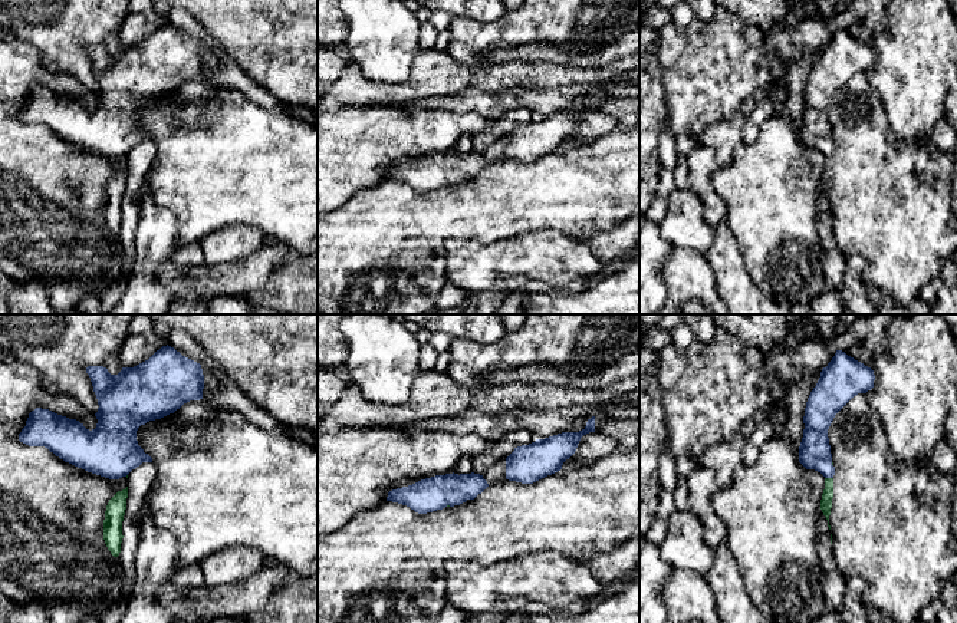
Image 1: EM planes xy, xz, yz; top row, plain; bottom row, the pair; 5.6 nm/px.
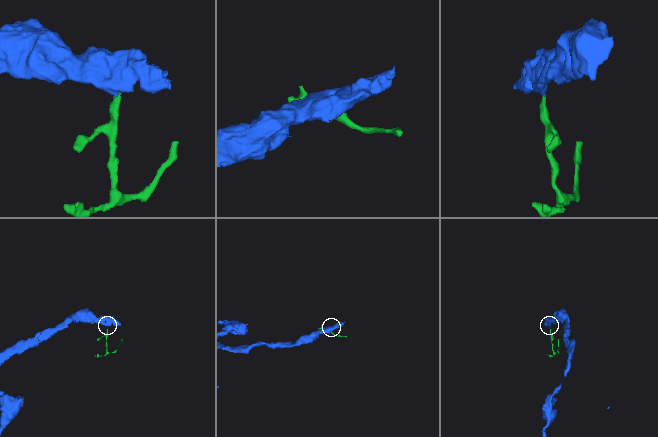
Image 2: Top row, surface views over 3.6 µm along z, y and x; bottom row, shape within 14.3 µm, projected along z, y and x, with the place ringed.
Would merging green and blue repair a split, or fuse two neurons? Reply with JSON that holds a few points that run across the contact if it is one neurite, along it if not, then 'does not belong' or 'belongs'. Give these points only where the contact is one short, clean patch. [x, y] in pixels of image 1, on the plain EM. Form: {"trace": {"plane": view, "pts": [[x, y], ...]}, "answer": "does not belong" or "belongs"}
{"trace": {"plane": "yz", "pts": [[828, 171], [829, 157], [828, 148], [815, 132]]}, "answer": "belongs"}

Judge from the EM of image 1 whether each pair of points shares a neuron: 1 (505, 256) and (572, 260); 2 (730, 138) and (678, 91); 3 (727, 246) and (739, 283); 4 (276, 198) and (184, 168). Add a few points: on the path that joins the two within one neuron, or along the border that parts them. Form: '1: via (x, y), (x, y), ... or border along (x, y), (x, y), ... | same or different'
1: via (522, 256), (555, 257) | same
2: border along (739, 109), (729, 118), (710, 124), (697, 138) | different
3: via (727, 254), (730, 274) | same
4: via (253, 175), (246, 168), (207, 168) | same

